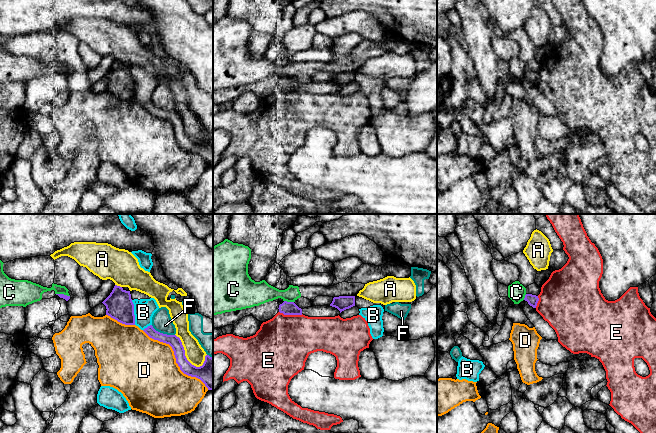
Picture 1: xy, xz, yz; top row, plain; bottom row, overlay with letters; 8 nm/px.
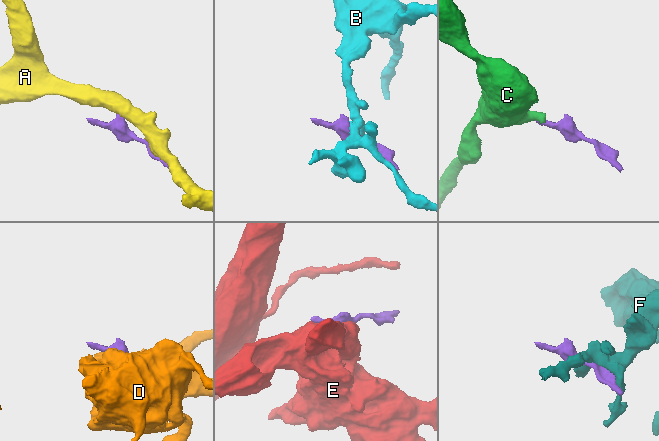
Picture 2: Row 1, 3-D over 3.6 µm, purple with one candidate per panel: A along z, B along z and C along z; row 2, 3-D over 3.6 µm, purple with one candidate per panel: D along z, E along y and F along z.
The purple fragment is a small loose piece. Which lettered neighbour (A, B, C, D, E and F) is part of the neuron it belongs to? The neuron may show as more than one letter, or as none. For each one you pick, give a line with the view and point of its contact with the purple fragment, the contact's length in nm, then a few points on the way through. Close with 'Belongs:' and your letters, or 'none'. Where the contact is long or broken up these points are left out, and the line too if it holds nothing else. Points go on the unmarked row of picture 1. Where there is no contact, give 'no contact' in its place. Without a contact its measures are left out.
Belongs: none

